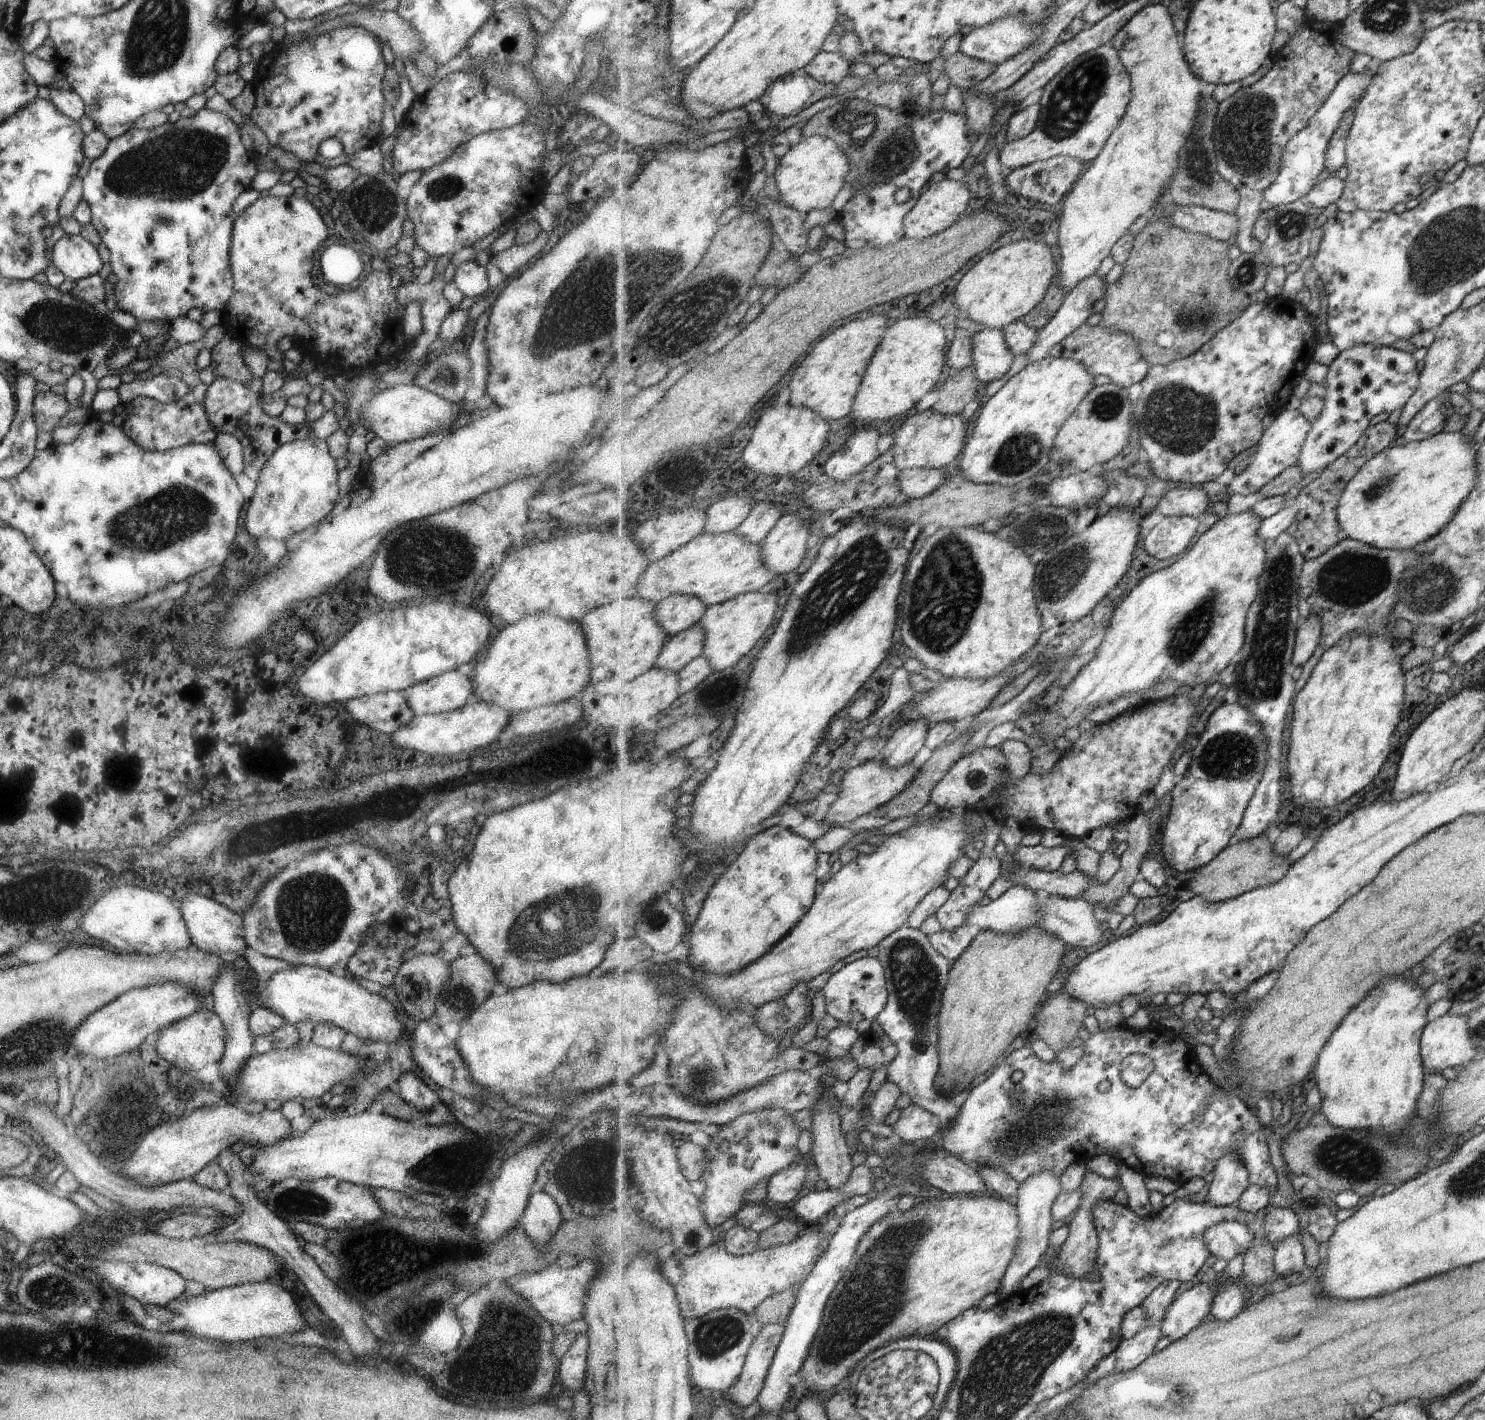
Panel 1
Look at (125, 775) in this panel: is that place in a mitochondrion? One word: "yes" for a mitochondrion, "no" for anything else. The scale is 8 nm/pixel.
no

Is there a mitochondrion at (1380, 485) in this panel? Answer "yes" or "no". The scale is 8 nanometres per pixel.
yes

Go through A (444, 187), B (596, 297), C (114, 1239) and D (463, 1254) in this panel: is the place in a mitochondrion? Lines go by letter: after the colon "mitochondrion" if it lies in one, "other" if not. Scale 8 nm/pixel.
A: mitochondrion
B: mitochondrion
C: other
D: mitochondrion

